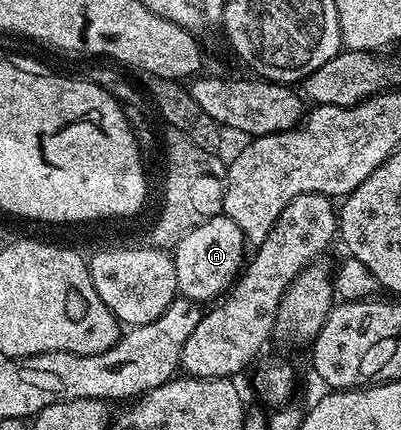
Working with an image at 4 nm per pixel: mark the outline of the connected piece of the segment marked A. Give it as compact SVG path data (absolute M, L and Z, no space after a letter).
M219 215L200 223L200 227L192 227L192 231L188 231L184 239L180 239L172 256L179 294L189 301L214 303L233 286L247 264L248 242L240 227L232 223L230 217Z

